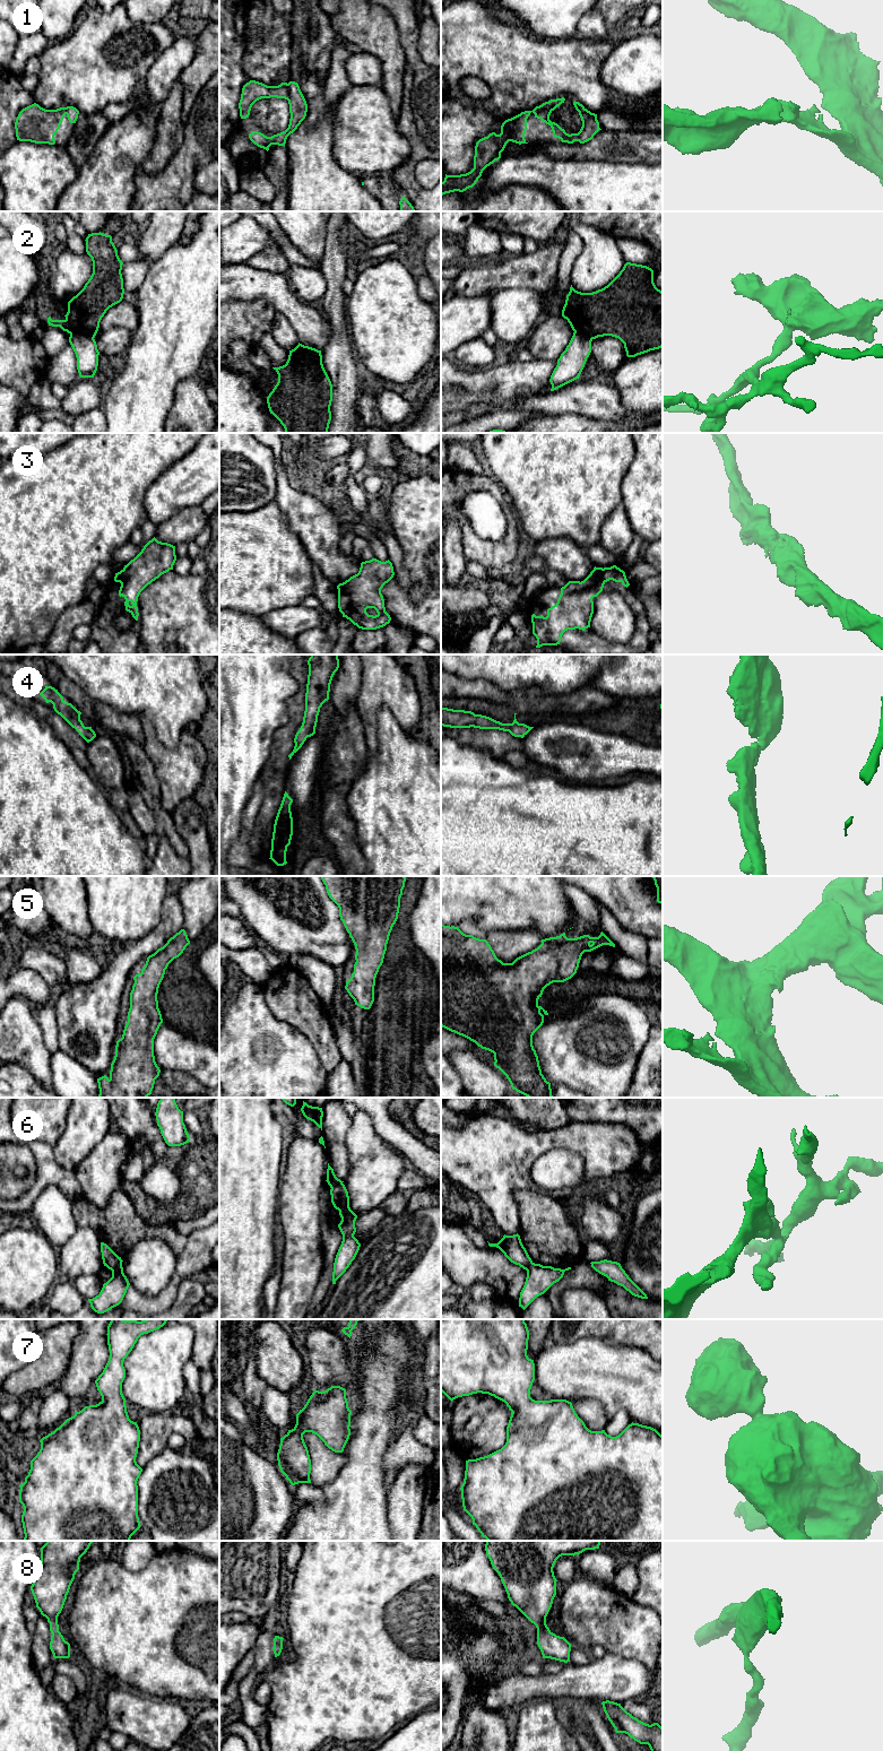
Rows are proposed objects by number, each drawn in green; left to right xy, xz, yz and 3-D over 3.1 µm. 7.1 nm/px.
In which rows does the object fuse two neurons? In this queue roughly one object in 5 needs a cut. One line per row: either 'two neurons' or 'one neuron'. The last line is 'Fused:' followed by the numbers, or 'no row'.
1: one neuron
2: two neurons
3: one neuron
4: one neuron
5: one neuron
6: two neurons
7: one neuron
8: one neuron
Fused: 2, 6

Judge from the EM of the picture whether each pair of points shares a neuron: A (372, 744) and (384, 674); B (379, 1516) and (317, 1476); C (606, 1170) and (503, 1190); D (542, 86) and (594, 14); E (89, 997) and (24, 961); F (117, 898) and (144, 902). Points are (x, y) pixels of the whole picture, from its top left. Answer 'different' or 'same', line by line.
A: same
B: different
C: same
D: different
E: different
F: same

